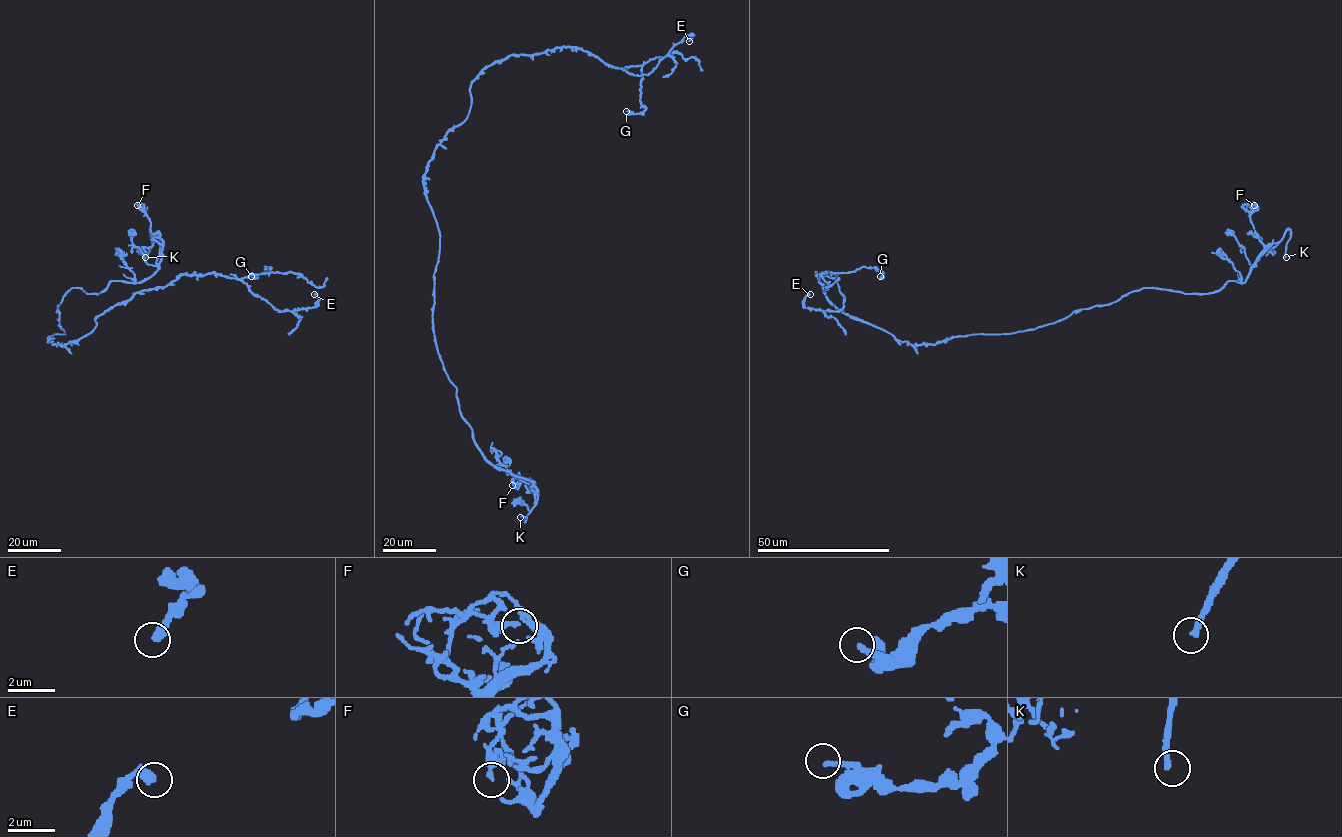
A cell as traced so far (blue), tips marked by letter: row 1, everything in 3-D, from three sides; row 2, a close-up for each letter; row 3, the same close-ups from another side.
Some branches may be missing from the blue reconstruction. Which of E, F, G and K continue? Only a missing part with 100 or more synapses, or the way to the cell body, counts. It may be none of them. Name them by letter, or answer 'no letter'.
K

